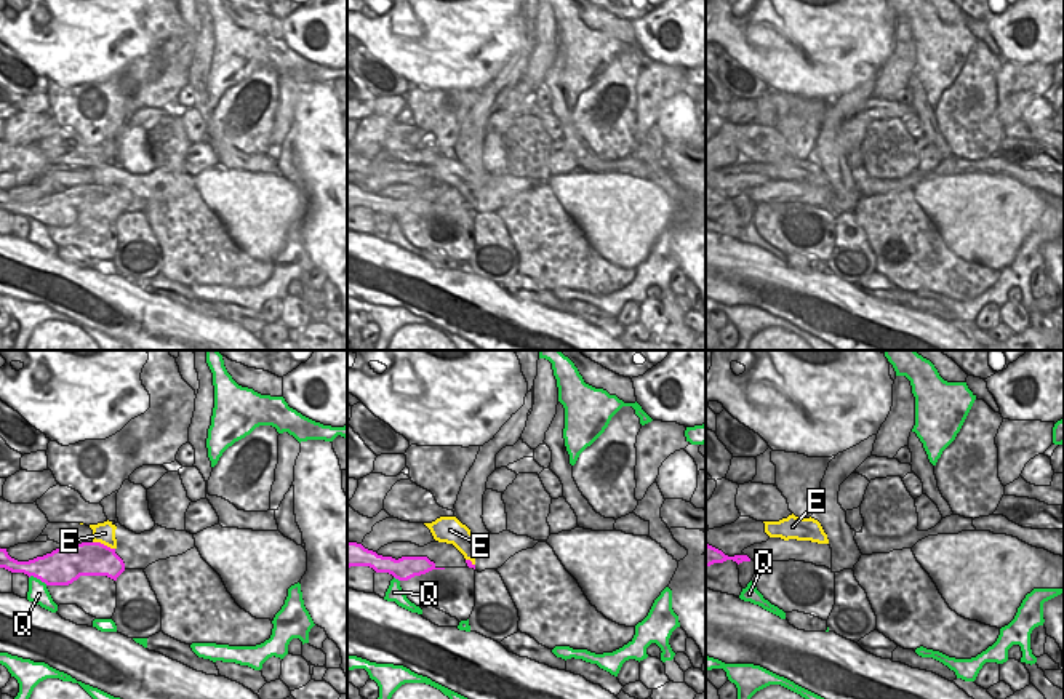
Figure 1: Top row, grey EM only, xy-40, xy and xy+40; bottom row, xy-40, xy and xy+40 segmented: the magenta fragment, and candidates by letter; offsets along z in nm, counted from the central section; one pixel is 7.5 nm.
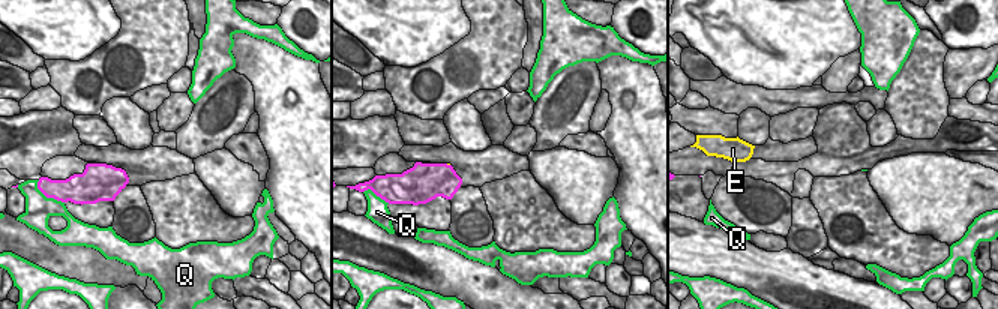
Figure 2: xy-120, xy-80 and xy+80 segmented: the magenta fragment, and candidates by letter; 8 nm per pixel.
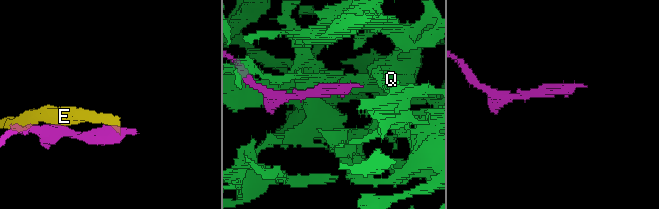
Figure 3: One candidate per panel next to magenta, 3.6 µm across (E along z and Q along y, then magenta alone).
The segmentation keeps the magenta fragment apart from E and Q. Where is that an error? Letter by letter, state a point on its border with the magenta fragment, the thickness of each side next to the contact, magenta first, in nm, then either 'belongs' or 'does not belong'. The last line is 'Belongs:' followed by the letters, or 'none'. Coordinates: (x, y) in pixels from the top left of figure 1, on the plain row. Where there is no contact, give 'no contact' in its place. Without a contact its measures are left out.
E: xy-40 (103, 186) | 260/160 nm | does not belong
Q: xy-40 (39, 219) | 280/150 nm | does not belong
Belongs: none

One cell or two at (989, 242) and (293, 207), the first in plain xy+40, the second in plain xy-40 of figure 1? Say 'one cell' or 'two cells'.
one cell

